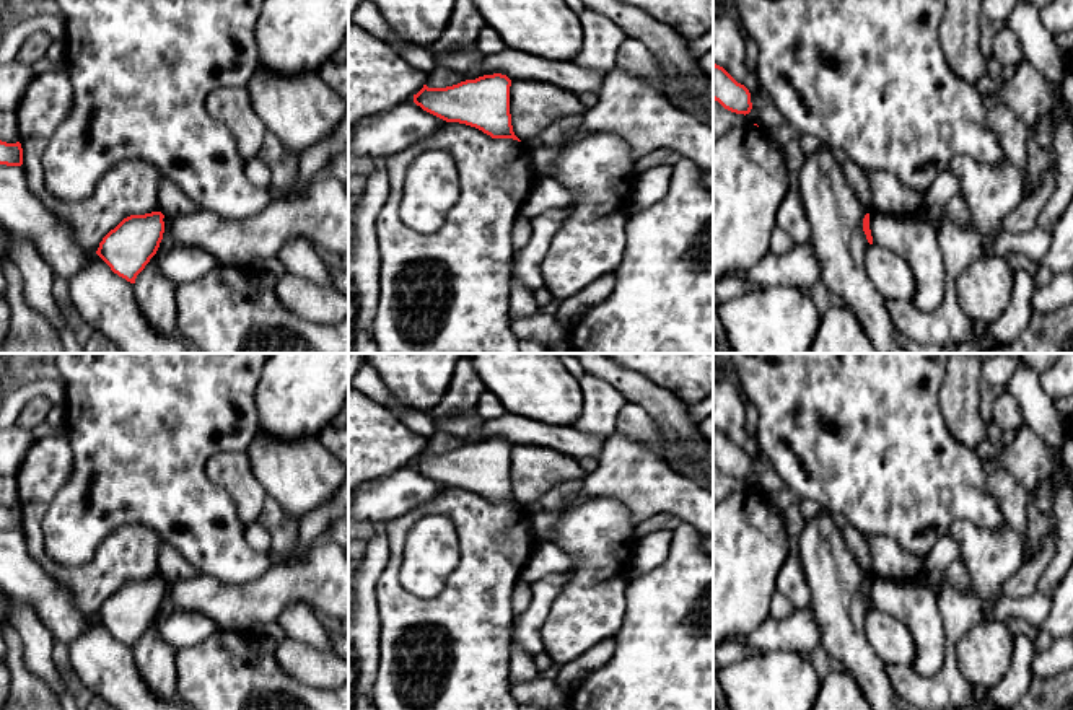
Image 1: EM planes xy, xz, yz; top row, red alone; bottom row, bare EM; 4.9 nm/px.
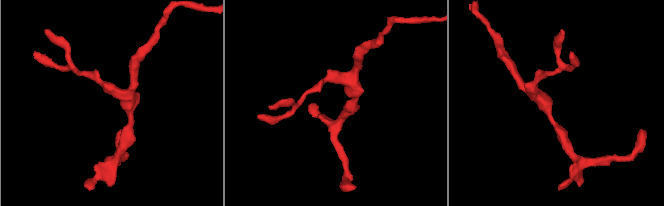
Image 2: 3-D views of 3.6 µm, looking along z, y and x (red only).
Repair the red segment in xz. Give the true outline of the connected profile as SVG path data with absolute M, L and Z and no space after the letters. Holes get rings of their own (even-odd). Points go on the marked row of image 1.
M501 73L484 75L446 88L423 85L414 94L414 103L446 122L475 127L492 138L521 142L511 125L510 86L511 80Z

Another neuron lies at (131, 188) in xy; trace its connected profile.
M67 70L46 72L31 80L16 109L21 166L29 192L72 228L85 251L96 252L103 238L124 218L160 212L163 174L143 160L127 160L98 181L90 199L73 204L55 199L46 189L42 155L70 114L72 103L73 86Z

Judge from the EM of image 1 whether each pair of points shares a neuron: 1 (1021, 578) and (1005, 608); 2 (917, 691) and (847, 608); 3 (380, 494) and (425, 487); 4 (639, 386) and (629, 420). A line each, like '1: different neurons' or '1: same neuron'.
1: different neurons
2: different neurons
3: same neuron
4: different neurons

